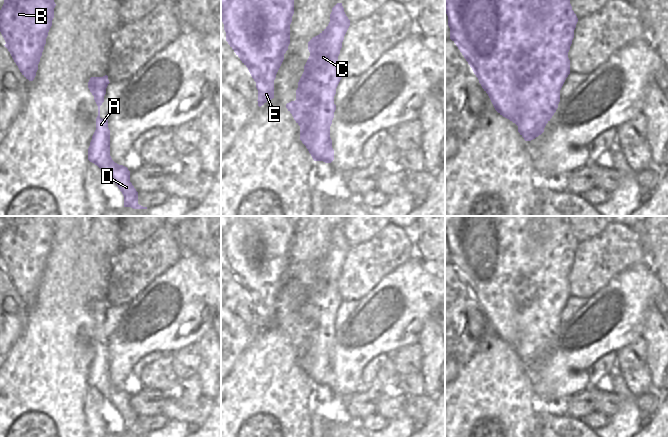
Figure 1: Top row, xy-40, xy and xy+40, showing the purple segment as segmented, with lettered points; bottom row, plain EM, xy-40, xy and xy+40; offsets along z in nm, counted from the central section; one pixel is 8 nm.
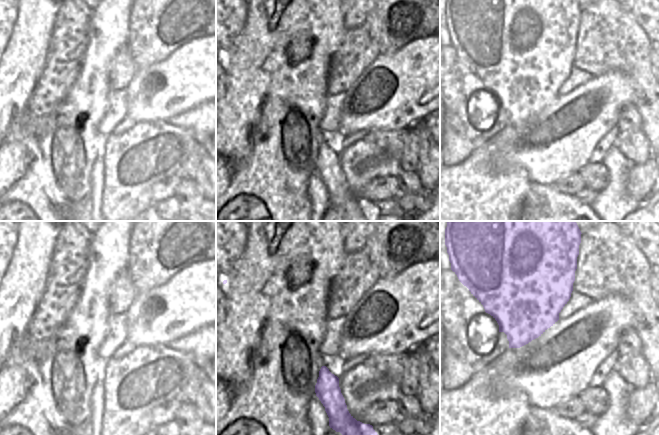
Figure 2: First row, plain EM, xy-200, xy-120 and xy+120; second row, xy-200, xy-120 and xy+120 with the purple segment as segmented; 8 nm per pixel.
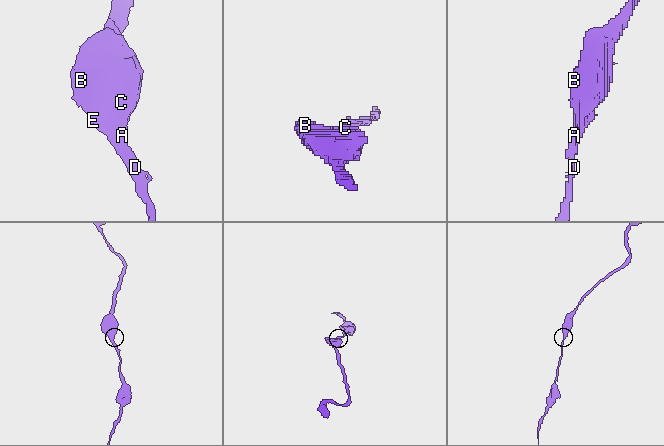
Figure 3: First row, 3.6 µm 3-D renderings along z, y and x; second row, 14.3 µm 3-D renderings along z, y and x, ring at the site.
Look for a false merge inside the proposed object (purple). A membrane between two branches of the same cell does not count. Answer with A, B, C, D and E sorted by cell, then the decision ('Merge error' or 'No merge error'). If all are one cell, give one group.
Groups: A B C D E. No merge error.

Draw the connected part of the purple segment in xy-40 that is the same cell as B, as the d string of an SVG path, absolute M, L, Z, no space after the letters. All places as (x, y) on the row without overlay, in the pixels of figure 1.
M4 216L0 256L22 299L33 305L54 242L52 216Z

